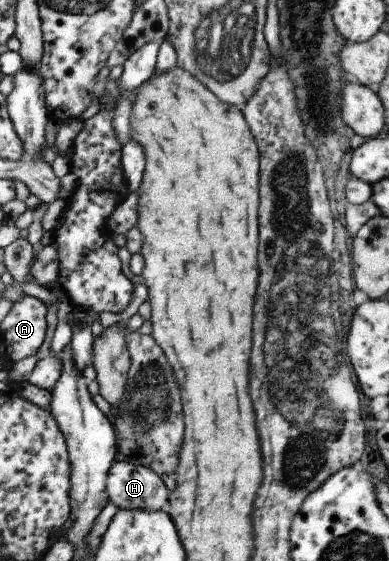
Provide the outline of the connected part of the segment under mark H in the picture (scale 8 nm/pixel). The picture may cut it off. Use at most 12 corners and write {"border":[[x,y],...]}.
{"border":[[116,462],[110,502],[121,509],[167,512],[170,490],[157,472]]}

